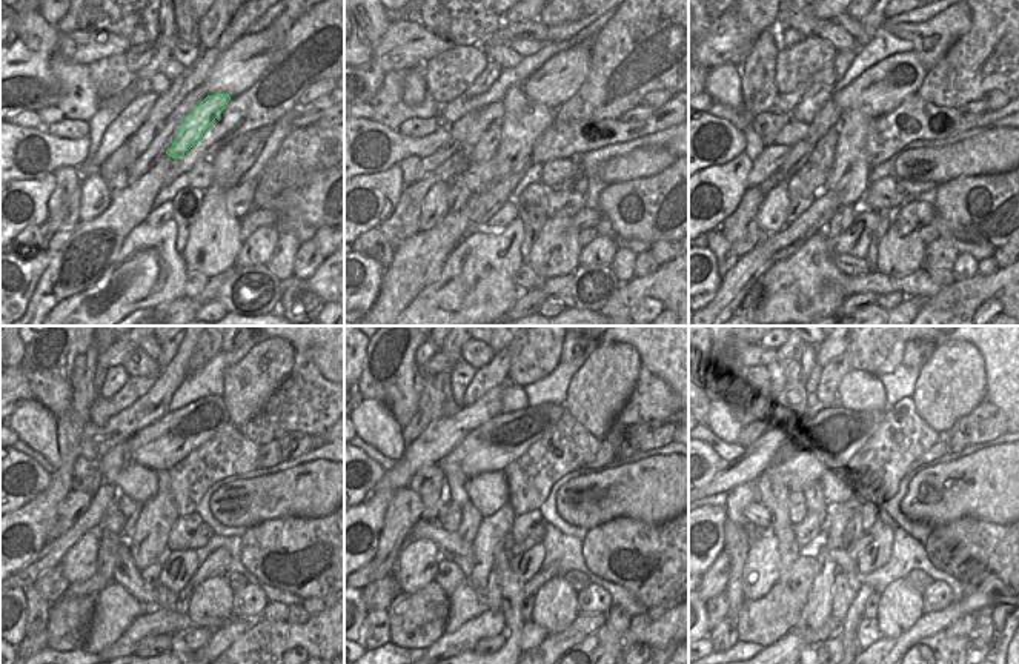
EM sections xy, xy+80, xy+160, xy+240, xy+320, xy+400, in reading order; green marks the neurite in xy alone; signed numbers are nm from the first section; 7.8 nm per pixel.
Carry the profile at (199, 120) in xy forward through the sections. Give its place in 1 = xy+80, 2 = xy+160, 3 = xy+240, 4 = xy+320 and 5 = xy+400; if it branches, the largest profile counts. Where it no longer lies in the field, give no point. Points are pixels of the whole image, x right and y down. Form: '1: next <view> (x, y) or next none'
1: next xy+80 (512, 154)
2: next xy+160 (849, 174)
3: next xy+240 (148, 541)
4: next xy+320 (494, 527)
5: next xy+400 (816, 610)

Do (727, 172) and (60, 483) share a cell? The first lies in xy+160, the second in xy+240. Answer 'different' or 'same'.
same

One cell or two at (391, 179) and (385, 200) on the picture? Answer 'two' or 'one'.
one

